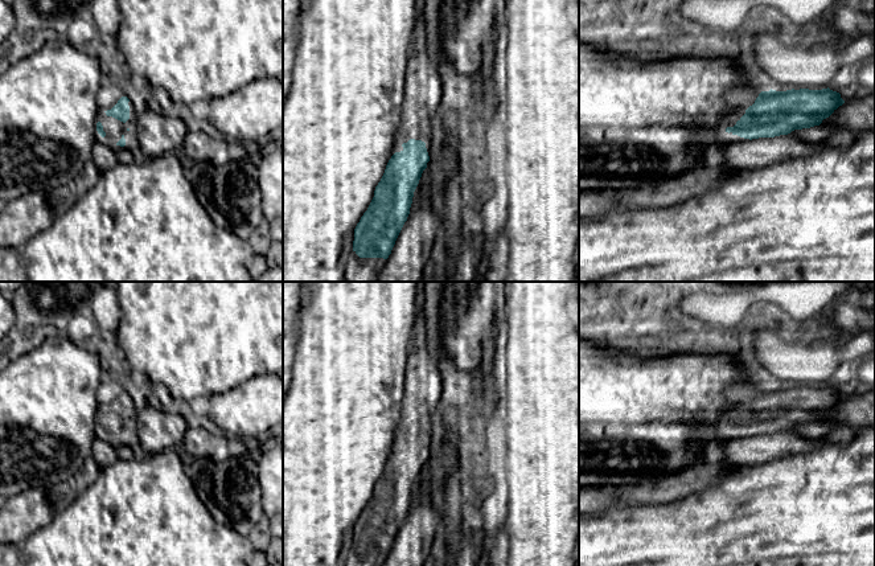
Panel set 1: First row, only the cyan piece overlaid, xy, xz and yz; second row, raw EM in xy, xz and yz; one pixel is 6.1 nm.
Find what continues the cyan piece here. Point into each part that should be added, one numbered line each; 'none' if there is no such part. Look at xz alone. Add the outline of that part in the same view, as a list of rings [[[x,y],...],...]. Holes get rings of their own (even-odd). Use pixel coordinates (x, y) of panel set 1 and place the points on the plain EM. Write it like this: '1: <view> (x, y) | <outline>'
1: xz (423, 385) | [[[420,283],[416,295],[412,345],[404,372],[400,419],[394,435],[391,452],[395,448],[403,447],[402,440],[410,435],[424,438],[428,452],[431,452],[431,418],[444,387],[440,374],[443,354],[439,344],[439,333],[430,340],[426,339],[426,321],[423,319],[424,283]]]
2: xz (361, 560) | [[[356,547],[352,550],[353,562],[348,566],[382,566],[387,555],[383,554],[360,554]]]

